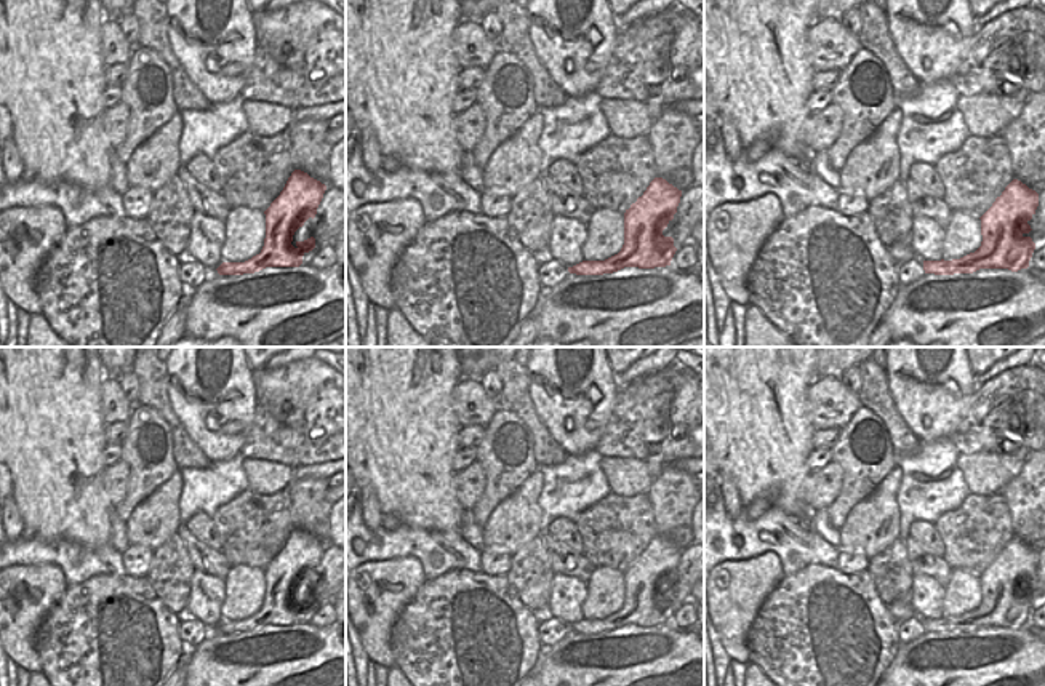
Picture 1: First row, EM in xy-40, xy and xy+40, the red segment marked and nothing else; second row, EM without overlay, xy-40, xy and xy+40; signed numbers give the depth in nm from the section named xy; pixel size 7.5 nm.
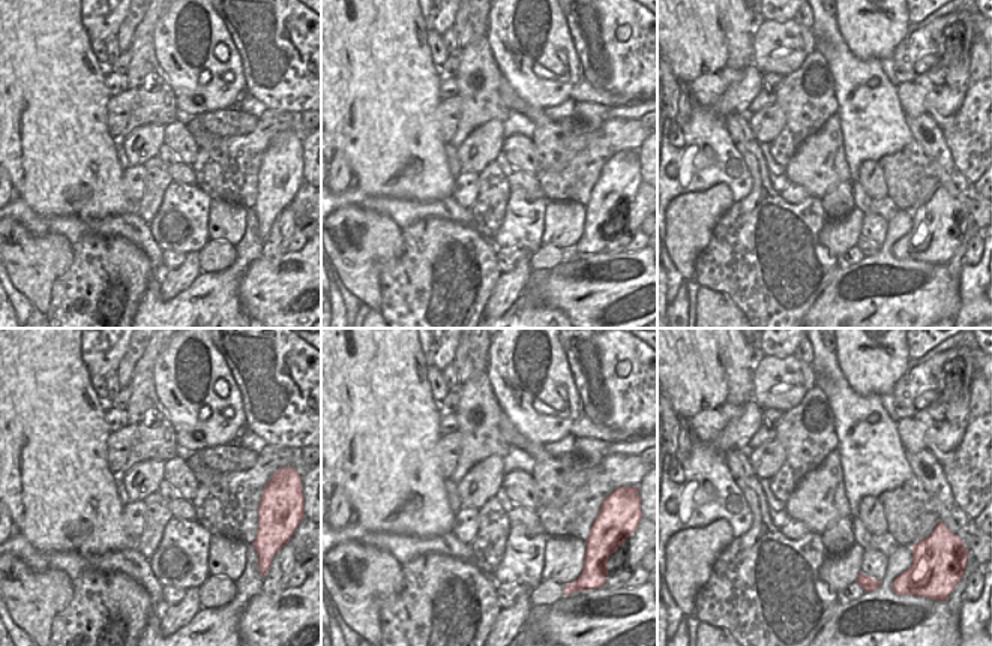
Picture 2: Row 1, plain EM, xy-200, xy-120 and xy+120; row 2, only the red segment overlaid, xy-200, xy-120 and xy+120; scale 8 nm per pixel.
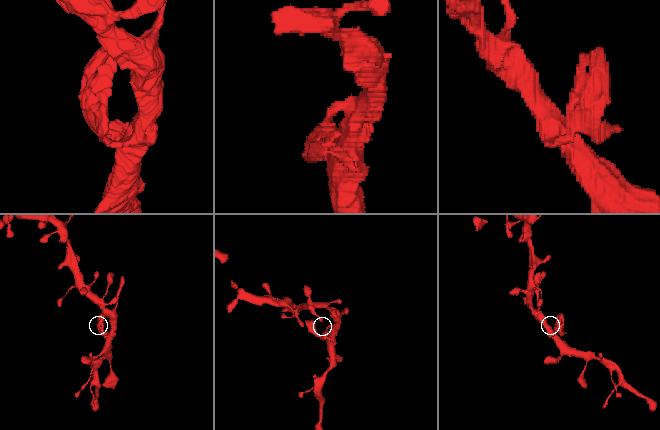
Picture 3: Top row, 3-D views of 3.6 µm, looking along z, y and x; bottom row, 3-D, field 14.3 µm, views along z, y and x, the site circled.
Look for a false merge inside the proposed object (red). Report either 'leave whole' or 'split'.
leave whole

